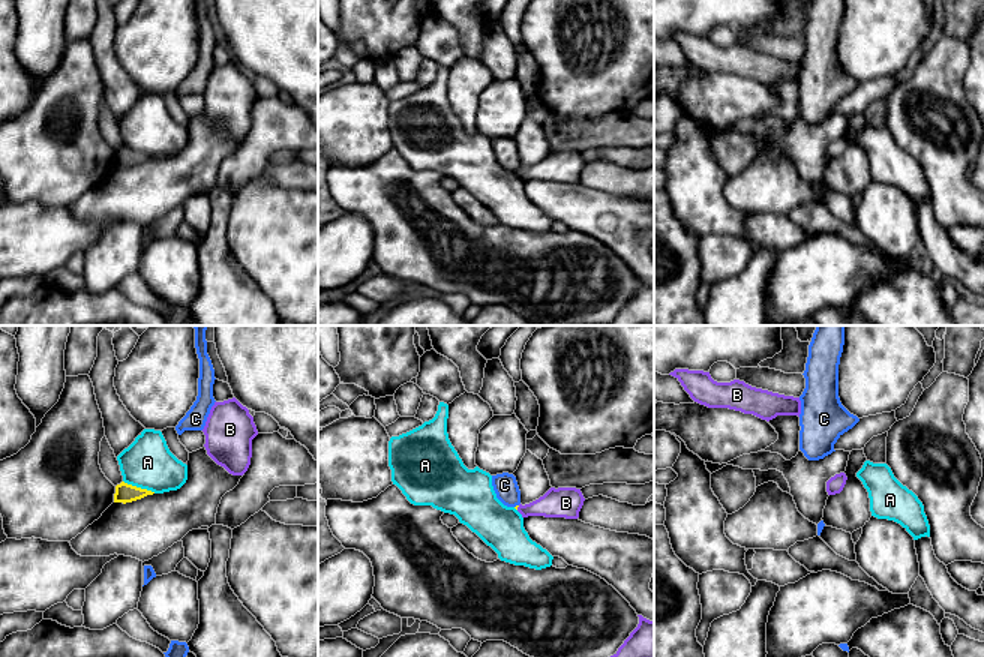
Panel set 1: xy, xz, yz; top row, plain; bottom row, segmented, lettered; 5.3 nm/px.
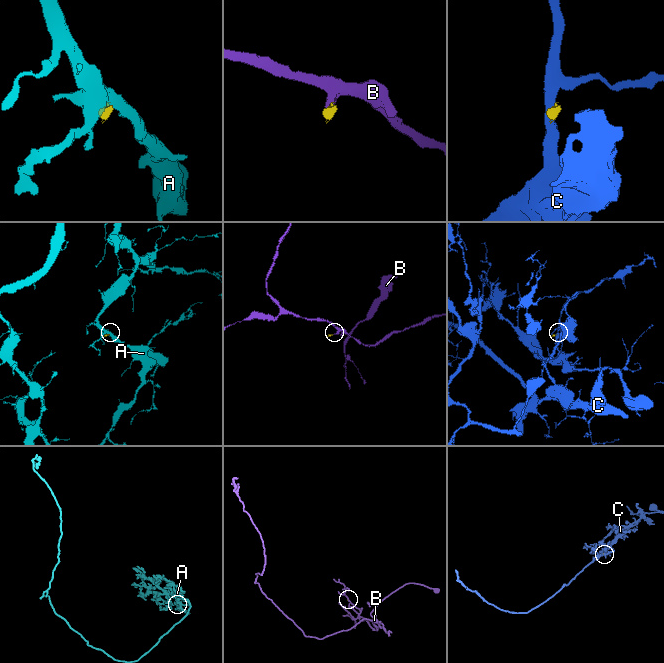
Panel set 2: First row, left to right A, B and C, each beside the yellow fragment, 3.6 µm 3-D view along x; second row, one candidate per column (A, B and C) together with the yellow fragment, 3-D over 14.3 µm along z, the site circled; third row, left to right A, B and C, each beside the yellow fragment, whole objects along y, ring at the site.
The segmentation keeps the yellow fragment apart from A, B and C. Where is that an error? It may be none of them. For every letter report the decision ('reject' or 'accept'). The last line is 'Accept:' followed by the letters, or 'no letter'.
A: reject
B: accept
C: reject
Accept: B

